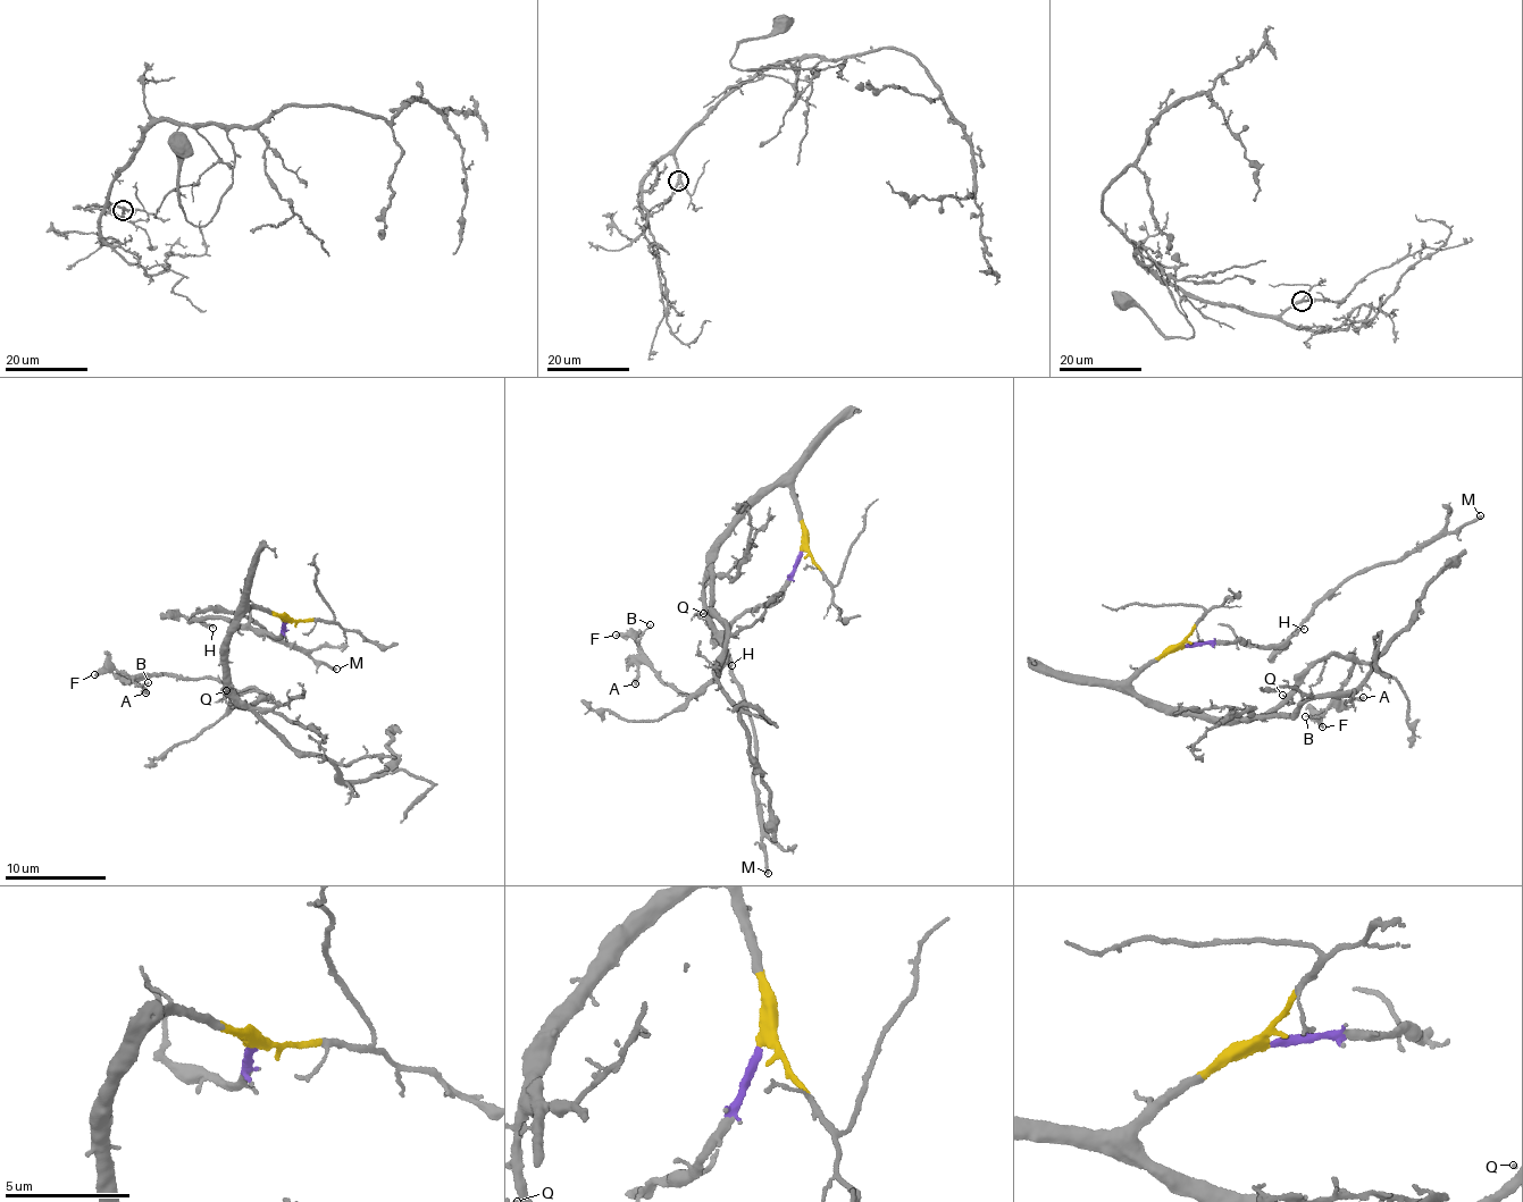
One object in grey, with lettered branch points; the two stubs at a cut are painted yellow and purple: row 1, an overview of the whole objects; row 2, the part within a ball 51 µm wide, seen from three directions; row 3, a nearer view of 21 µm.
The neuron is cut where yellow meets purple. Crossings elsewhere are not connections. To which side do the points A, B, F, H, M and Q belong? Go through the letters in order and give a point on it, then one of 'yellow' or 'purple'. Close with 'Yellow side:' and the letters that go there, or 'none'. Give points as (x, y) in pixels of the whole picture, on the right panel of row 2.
A: place (1363, 697); yellow
B: place (1305, 716); yellow
F: place (1322, 726); yellow
H: place (1304, 629); purple
M: place (1480, 515); purple
Q: place (1282, 695); yellow
Yellow side: A, B, F, Q

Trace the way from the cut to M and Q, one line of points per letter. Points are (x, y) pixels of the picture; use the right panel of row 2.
M: (1183, 647), (1235, 642), (1265, 649), (1287, 638), (1352, 577), (1407, 557), (1481, 515)
Q: (1183, 647), (1135, 672), (1131, 682), (1138, 695), (1208, 716), (1257, 716), (1287, 704), (1283, 695)

